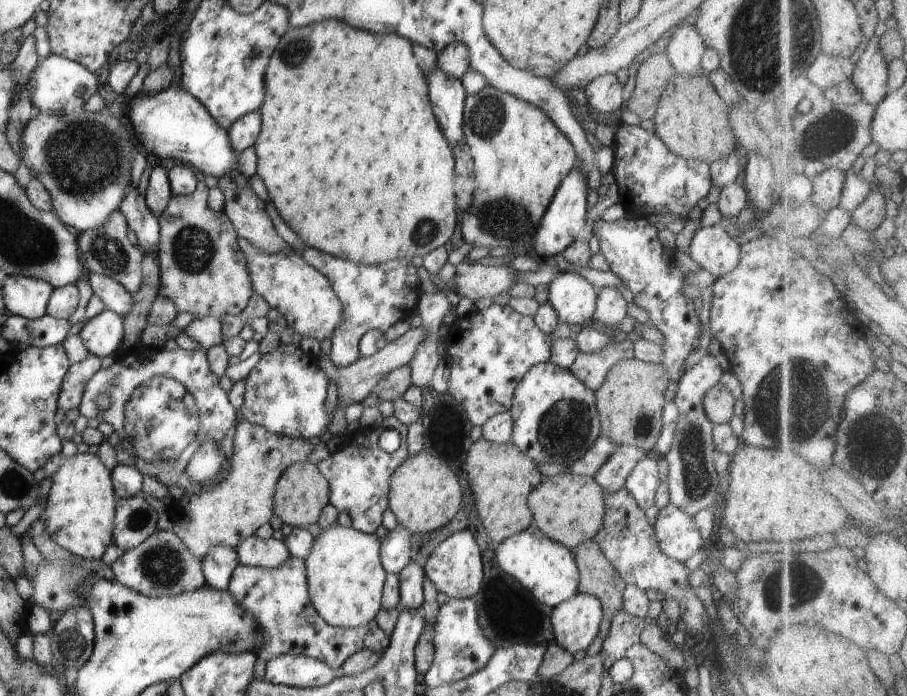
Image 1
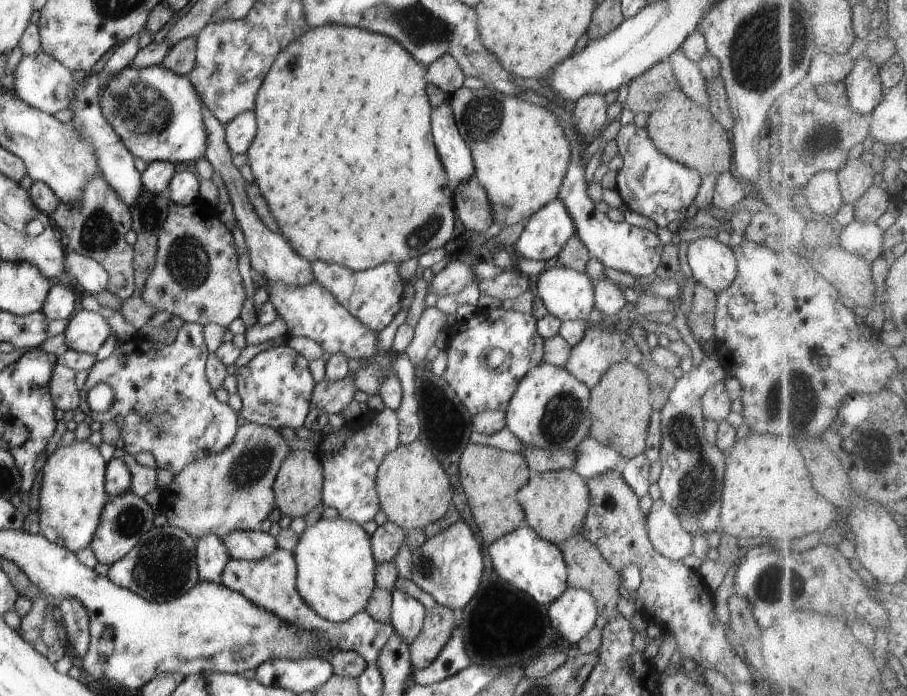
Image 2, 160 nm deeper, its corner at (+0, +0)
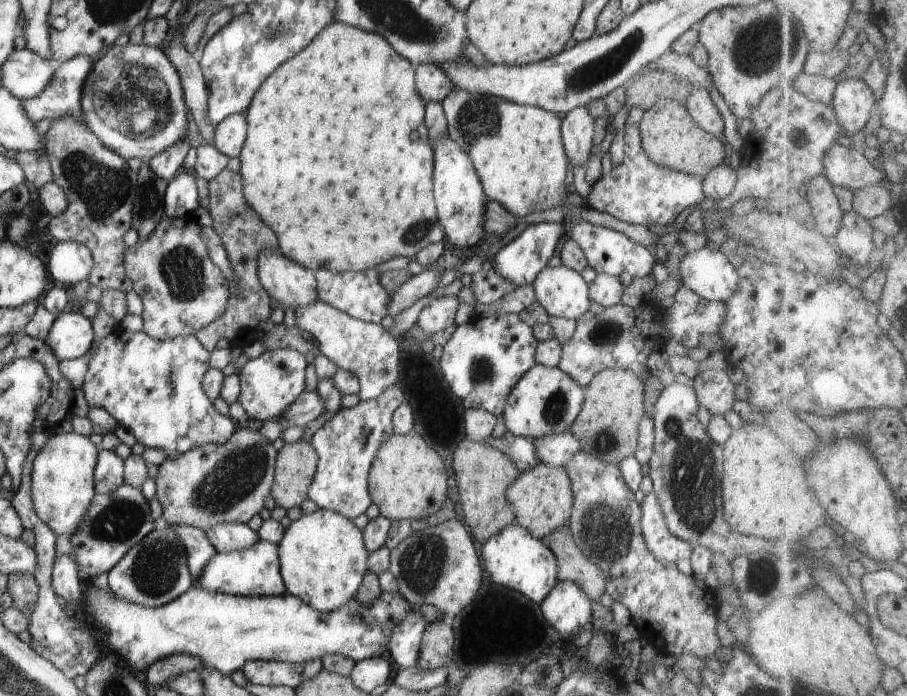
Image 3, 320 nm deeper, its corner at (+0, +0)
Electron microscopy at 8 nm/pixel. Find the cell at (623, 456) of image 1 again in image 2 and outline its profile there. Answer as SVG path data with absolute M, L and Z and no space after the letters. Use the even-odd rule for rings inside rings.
M590 436L581 440L574 452L574 472L585 479L594 478L608 469L620 468L625 462L619 452Z

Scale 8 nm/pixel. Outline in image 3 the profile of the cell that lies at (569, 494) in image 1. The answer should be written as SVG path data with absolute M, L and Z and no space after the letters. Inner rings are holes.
M545 463L522 472L520 478L506 490L506 498L516 514L513 524L522 526L538 539L546 537L560 526L567 525L574 503L572 482L568 472L563 467L554 467Z

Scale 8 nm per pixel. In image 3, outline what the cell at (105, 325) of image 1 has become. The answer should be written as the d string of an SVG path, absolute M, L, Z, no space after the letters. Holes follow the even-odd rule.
M78 307L66 314L60 314L54 320L54 326L50 328L45 342L58 360L78 359L92 349L93 322L81 314Z

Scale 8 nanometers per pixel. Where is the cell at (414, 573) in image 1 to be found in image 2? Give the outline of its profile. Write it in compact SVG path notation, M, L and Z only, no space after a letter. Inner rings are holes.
M394 588L391 591L391 615L393 630L410 645L417 639L423 627L427 610L415 597Z

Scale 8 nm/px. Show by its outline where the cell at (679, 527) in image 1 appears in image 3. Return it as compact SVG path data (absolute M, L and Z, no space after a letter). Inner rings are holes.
M654 493L645 496L641 504L642 535L650 553L663 562L677 563L691 557L692 546L668 531L660 502Z

